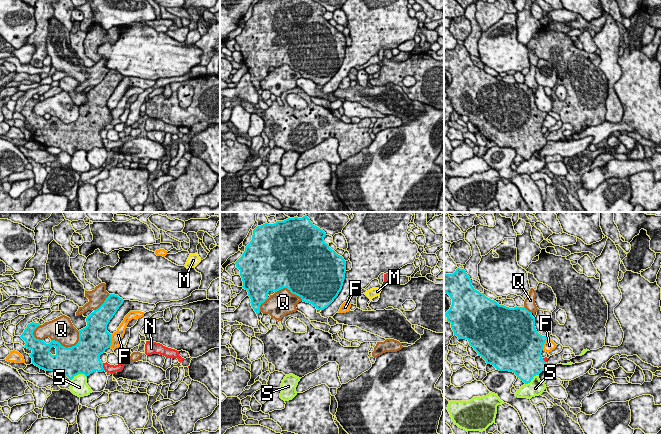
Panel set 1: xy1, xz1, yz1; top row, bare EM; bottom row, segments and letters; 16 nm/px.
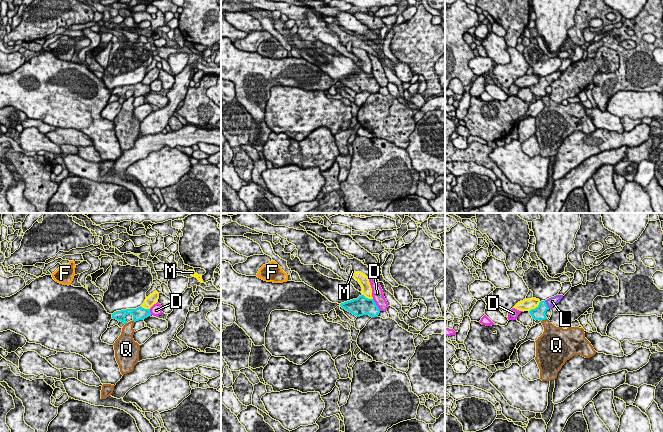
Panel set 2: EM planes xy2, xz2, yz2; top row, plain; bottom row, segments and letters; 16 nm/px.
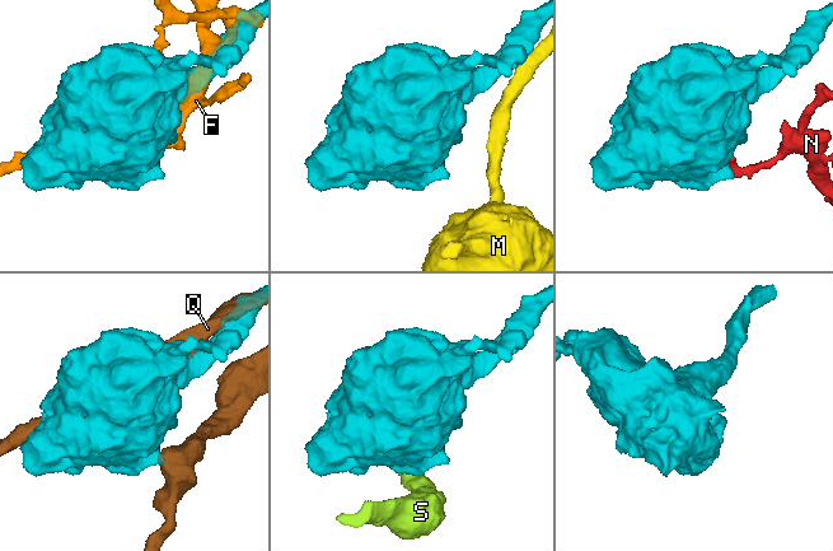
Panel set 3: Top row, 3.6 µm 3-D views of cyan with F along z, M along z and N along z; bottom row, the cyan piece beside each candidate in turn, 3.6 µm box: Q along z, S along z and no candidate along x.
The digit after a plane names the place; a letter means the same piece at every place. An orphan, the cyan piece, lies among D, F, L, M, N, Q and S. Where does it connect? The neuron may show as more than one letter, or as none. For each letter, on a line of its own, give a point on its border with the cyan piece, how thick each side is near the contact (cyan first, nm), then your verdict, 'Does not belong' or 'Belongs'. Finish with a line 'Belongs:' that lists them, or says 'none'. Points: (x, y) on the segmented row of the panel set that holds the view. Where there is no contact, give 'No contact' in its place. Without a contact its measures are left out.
D: Touches cyan at xz2 (376, 305). Thickness 300 nm (cyan) against 190 nm. Does not belong
F: Touches cyan at xy1 (111, 341). Thickness 460 nm (cyan) against 160 nm. Does not belong
L: Touches cyan at yz2 (546, 305). Thickness 220 nm (cyan) against 140 nm. Belongs
M: Touches cyan at yz2 (535, 308). Thickness 220 nm (cyan) against 190 nm. Does not belong
N: Touches cyan at xy1 (102, 367). Thickness 380 nm (cyan) against 140 nm. Does not belong
Q: Touches cyan at xy1 (69, 347). Thickness 480 nm (cyan) against 360 nm. Does not belong
S: Touches cyan at xy1 (78, 373). Thickness 480 nm (cyan) against 280 nm. Does not belong
Belongs: L

